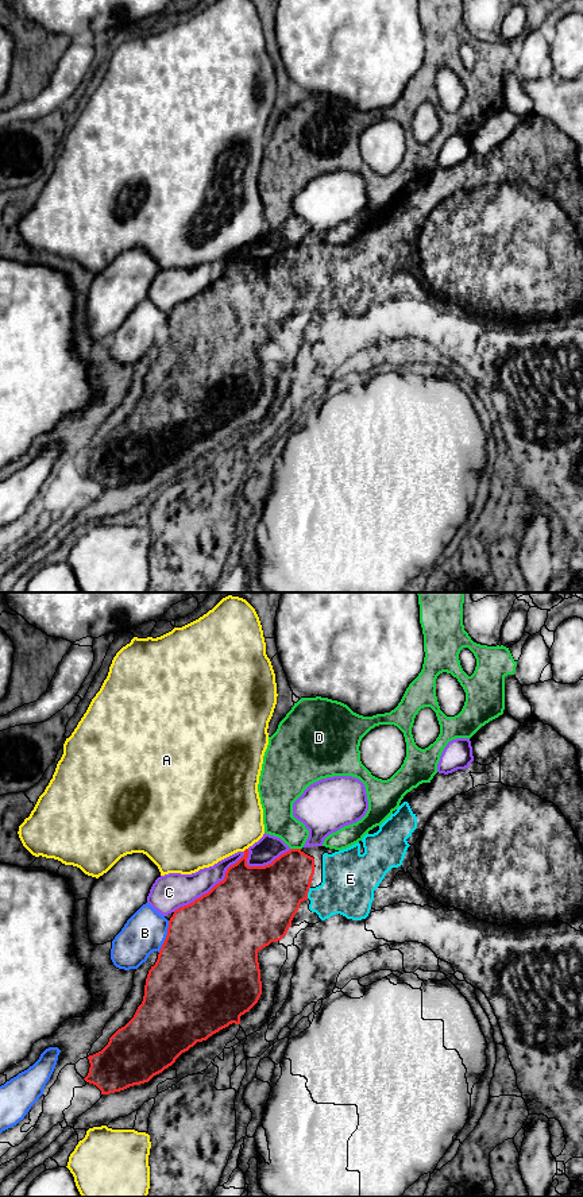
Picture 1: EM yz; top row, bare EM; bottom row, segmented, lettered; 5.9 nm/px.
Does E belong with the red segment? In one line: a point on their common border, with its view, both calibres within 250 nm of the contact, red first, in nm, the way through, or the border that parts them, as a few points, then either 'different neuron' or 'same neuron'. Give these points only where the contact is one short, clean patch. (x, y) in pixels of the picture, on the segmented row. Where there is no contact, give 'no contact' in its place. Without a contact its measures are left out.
yz (308, 891) | 380/320 nm | across yz (267, 898), (278, 891), (308, 891), (336, 892), (348, 880) | same neuron

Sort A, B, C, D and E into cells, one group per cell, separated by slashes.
A / B / C / D / E

